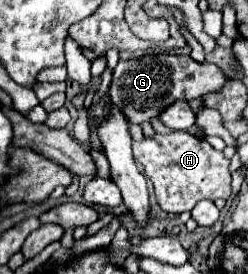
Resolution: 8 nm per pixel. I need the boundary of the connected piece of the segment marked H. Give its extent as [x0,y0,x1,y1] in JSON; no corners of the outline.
[133,130,231,212]

